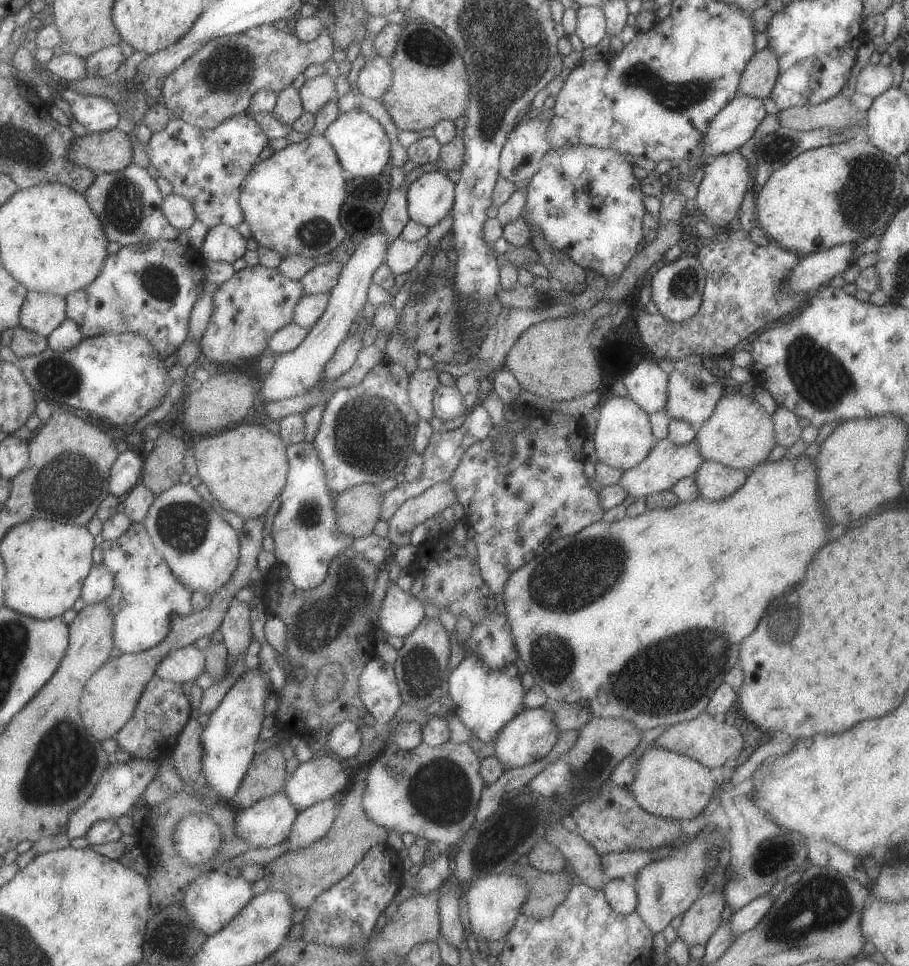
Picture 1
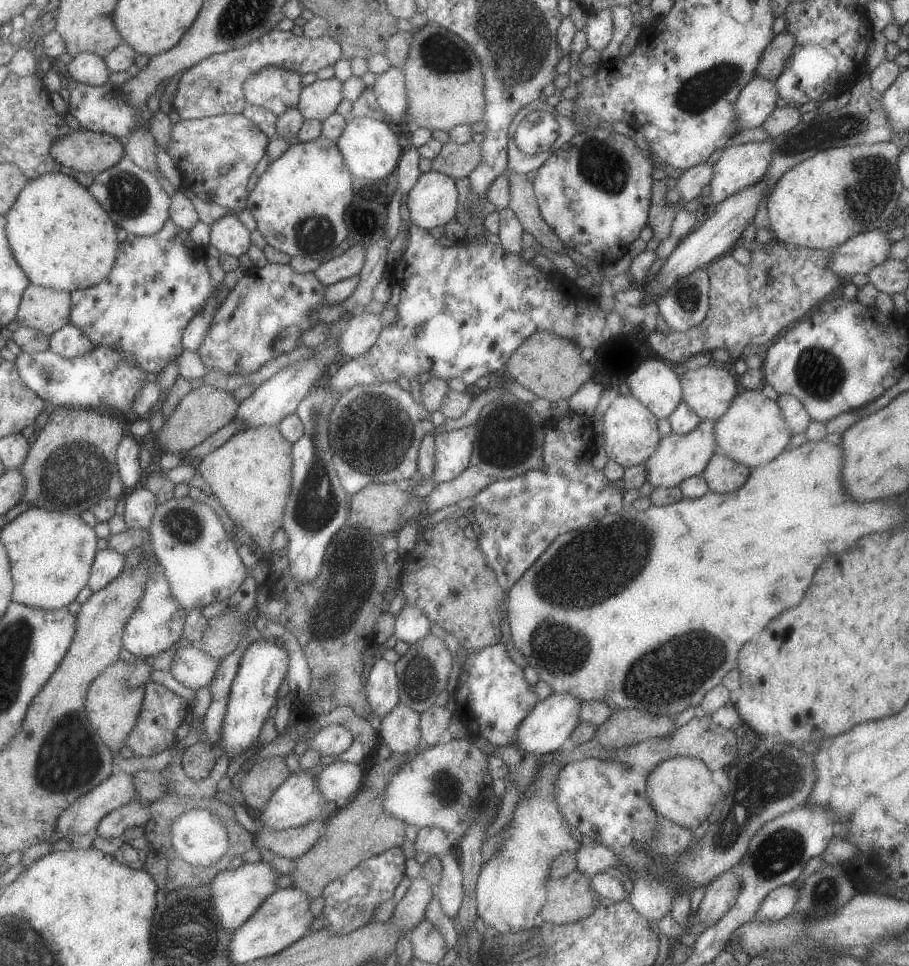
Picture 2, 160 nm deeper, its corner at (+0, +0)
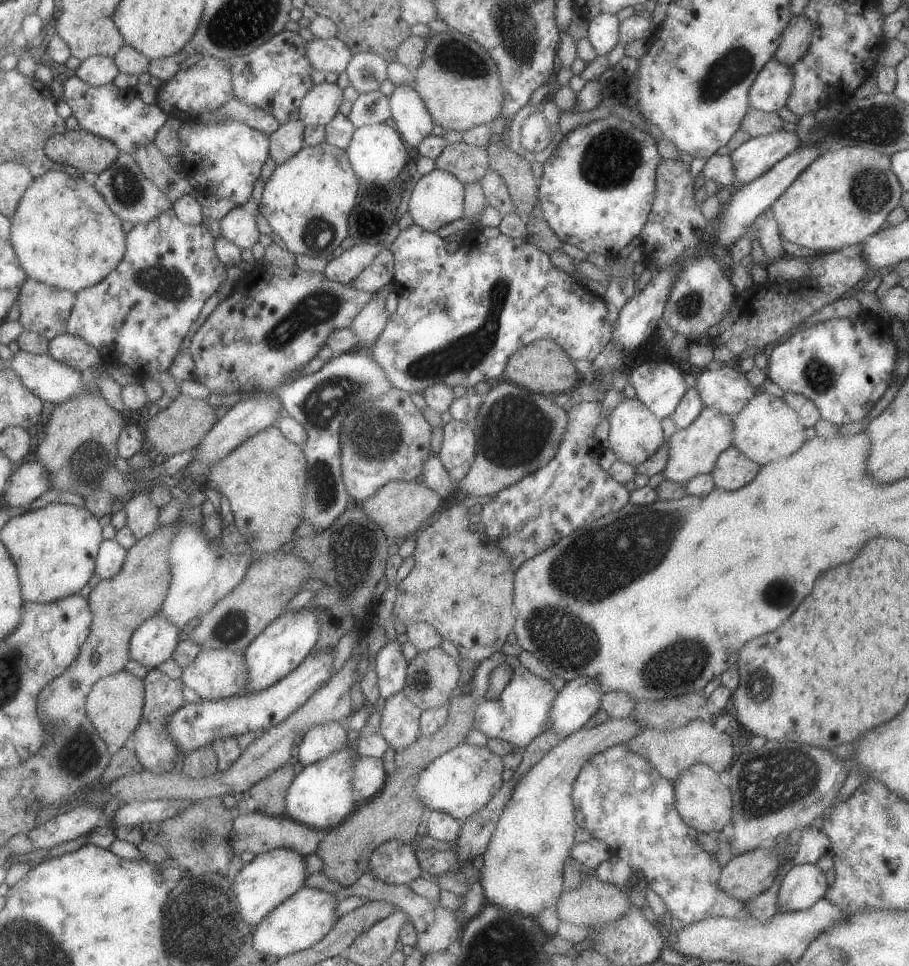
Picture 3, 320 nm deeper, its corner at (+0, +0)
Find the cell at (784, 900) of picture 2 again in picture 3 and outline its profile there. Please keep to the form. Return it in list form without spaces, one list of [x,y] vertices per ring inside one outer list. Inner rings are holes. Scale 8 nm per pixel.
[[[805,863],[793,865],[780,881],[777,896],[777,906],[779,900],[789,908],[800,911],[809,908],[814,902],[824,898],[828,882],[825,880],[825,873],[819,869],[815,863]]]

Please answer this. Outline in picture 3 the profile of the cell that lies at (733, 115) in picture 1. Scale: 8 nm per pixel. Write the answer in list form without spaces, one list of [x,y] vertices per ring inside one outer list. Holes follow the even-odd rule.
[[[769,59],[748,90],[750,108],[772,113],[785,105],[794,86],[792,72],[792,66]]]

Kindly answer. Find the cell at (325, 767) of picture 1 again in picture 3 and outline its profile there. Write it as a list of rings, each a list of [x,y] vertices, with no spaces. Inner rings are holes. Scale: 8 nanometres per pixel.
[[[363,757],[355,763],[354,789],[359,805],[379,796],[385,788],[389,772],[382,757]]]

